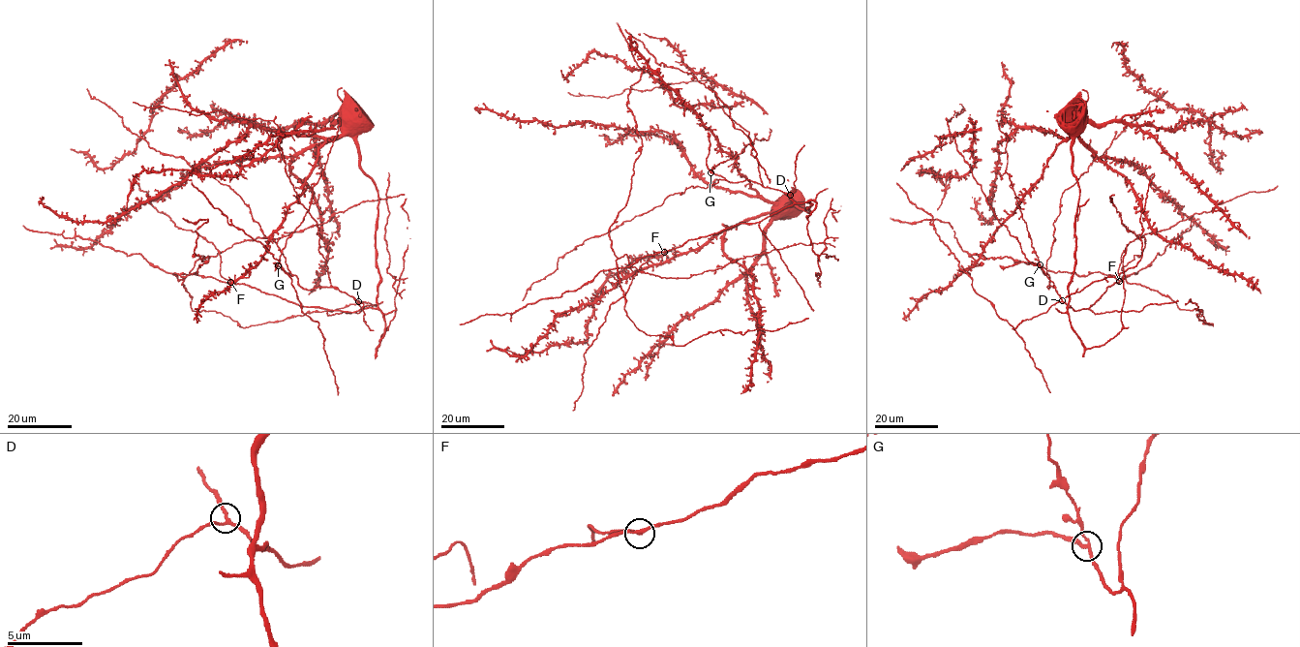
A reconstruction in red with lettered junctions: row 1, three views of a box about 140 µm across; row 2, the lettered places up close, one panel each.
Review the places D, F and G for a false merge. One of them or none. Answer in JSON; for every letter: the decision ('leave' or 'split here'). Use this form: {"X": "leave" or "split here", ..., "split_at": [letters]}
{"D": "leave", "F": "leave", "G": "split here", "split_at": ["G"]}

